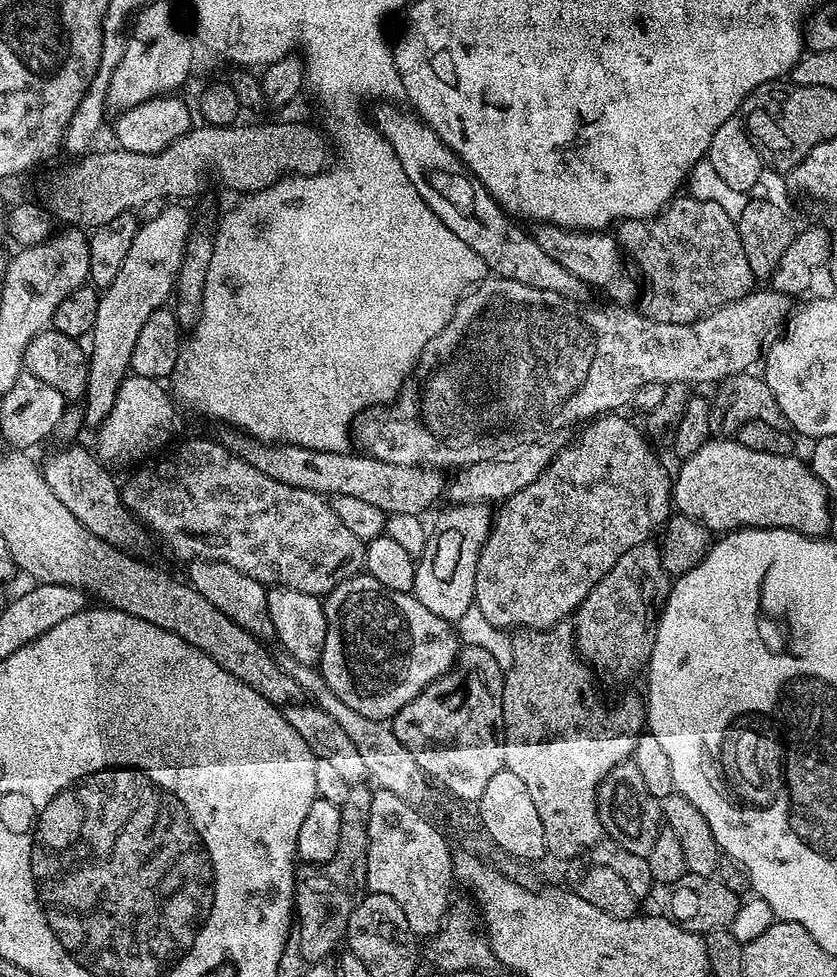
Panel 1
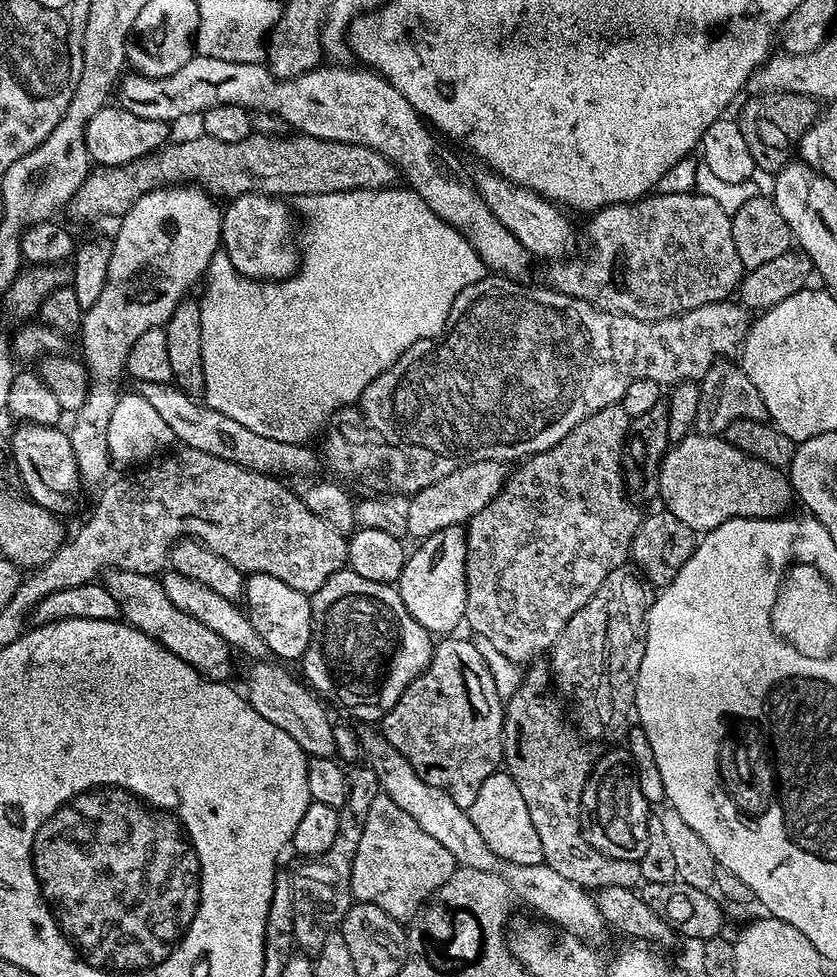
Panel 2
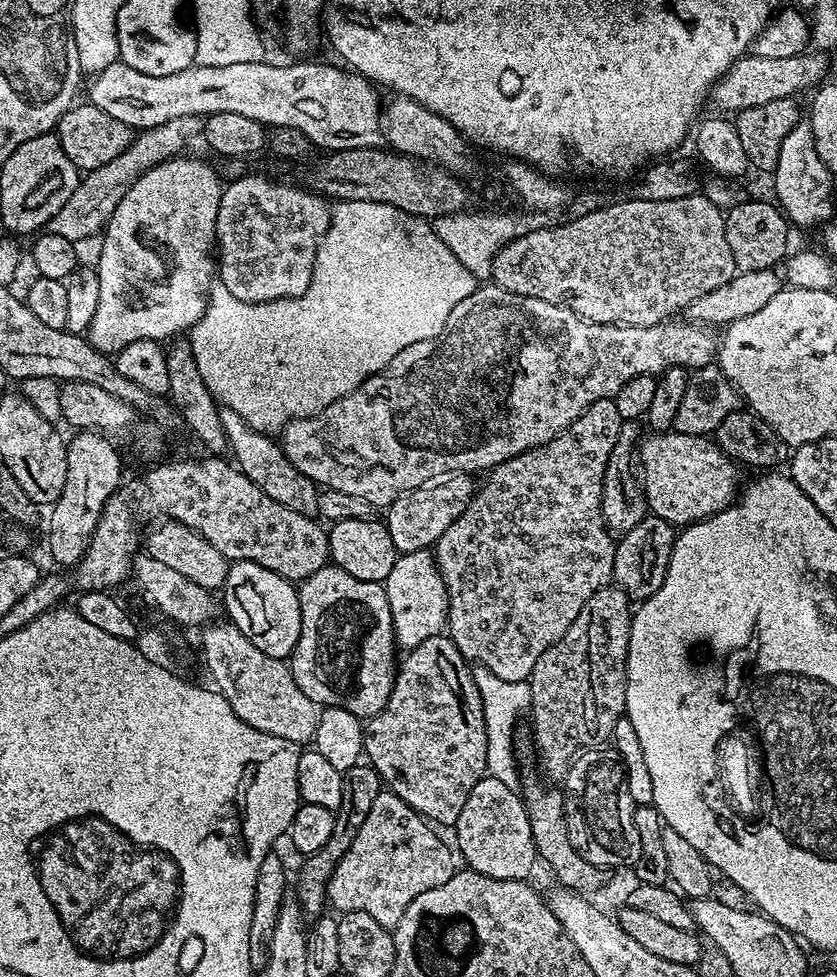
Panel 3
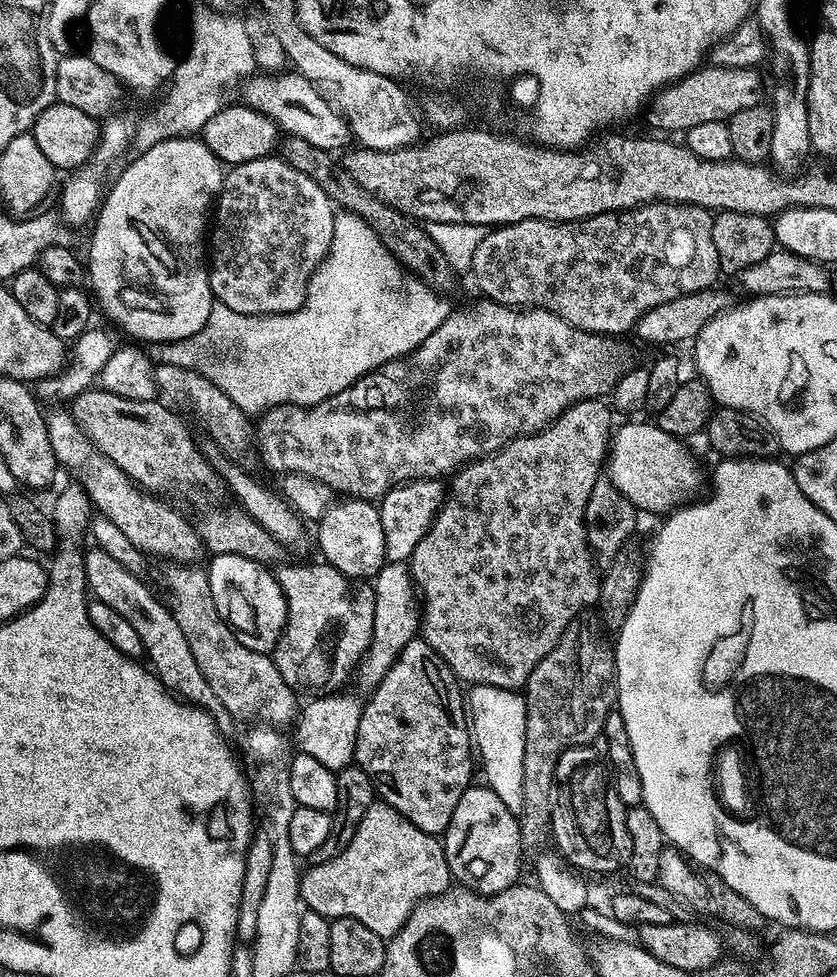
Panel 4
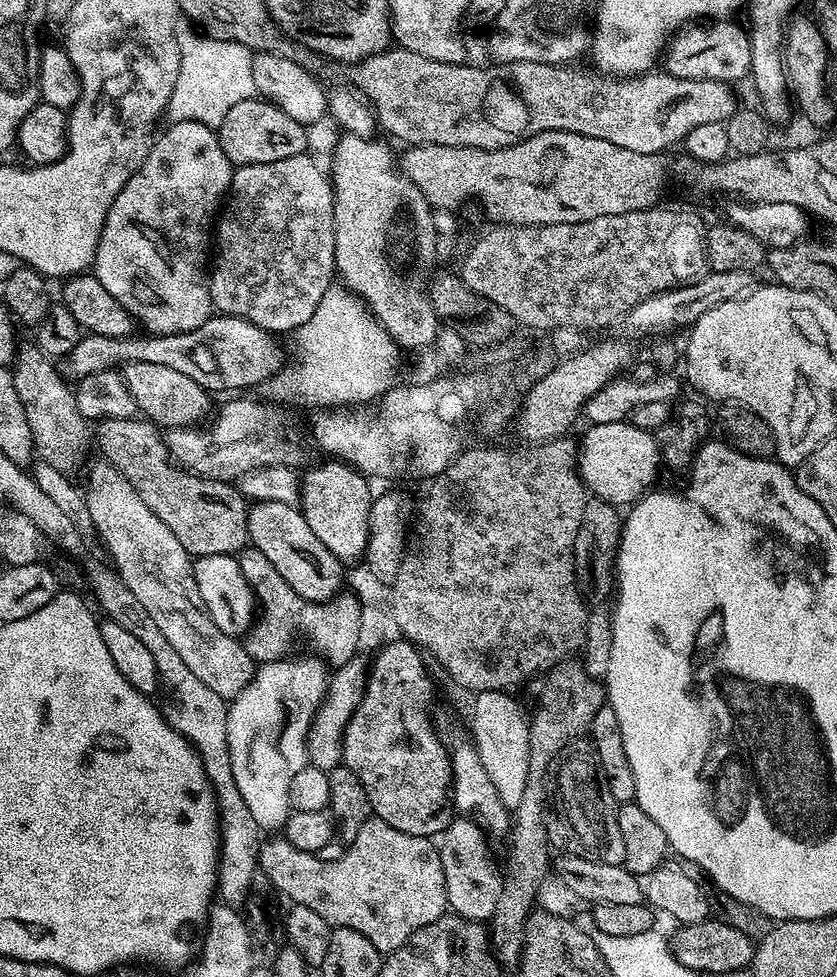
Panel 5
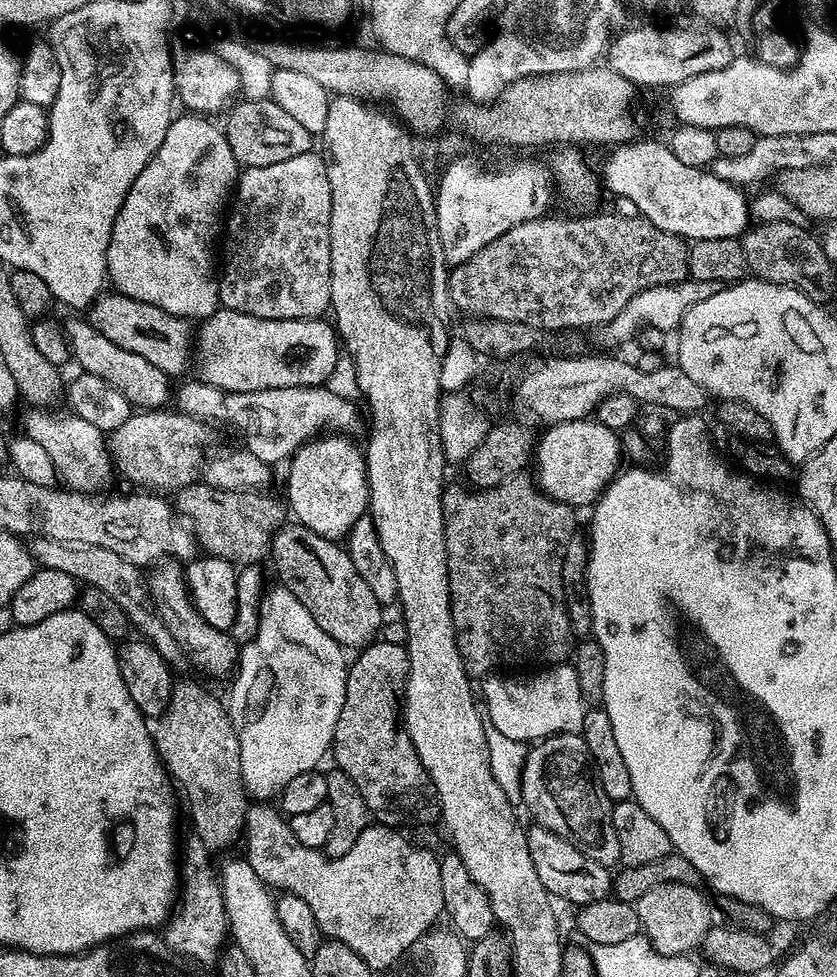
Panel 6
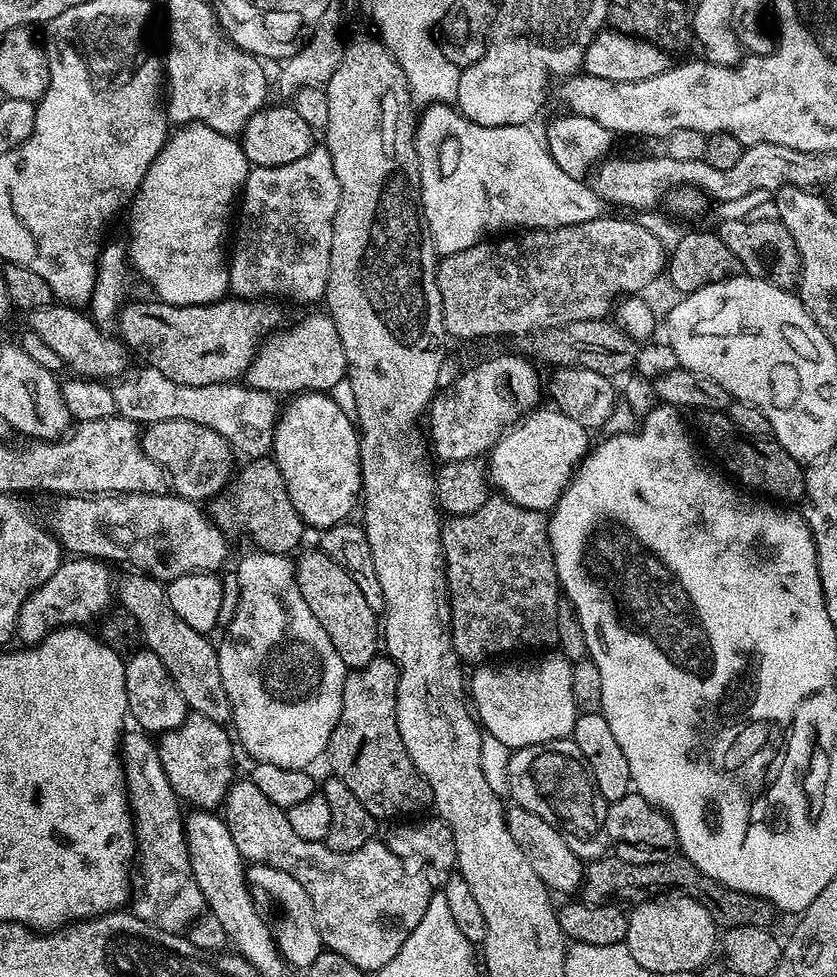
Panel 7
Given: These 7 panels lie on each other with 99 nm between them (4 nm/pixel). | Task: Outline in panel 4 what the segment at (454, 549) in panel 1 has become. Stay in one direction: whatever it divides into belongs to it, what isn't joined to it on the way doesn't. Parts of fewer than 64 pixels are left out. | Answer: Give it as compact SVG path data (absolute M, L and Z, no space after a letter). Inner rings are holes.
M385 563L371 581L371 586L374 590L374 630L370 644L354 671L354 682L356 680L358 685L366 686L368 690L376 688L382 678L386 678L386 670L394 666L406 642L410 642L418 632L418 616L415 611L412 613L413 593L410 591L410 568L407 563Z

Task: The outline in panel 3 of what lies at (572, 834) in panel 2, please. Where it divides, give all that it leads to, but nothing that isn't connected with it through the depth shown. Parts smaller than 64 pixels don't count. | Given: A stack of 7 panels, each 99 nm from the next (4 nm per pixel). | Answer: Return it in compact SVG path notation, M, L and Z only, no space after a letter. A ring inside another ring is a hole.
M528 775L523 777L522 784L522 799L524 805L528 808L530 830L534 838L537 857L543 863L544 860L548 863L549 870L556 875L557 880L555 881L559 884L559 887L577 894L592 894L588 892L598 891L607 882L609 873L603 868L586 862L586 858L582 858L582 854L578 854L578 850L570 842L566 822L564 821L565 793L559 787L556 789L556 786L543 788L542 785L536 784L534 777Z

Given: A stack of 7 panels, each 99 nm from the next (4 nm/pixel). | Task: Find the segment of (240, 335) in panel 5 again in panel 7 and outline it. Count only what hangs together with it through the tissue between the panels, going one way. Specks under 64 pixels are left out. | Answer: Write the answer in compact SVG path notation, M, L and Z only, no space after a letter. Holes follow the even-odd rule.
M308 316L272 337L265 339L257 347L255 356L248 366L246 383L249 388L257 388L263 392L281 394L303 394L305 392L331 393L331 388L343 385L346 380L348 363L342 350L342 338L338 338L338 330L331 316Z

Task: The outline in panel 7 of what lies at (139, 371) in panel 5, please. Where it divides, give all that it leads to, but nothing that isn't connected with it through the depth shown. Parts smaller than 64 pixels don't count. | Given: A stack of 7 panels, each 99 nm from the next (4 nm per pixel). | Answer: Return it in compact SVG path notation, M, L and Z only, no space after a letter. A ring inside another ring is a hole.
M54 302L48 308L30 313L31 331L37 332L57 352L58 358L62 358L64 365L76 371L73 373L77 377L105 382L123 377L129 371L130 353L127 347L115 335L103 336L99 326L80 312L83 311L79 307Z

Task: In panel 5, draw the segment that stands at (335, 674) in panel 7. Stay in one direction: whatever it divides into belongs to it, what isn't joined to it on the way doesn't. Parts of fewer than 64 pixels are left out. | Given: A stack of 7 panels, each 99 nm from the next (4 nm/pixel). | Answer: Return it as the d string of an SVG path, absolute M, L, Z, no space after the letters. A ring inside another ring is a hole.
M289 655L279 660L269 660L261 663L252 673L252 681L231 697L226 718L226 742L230 746L230 766L234 770L234 782L238 791L250 806L250 814L254 814L254 822L268 834L283 829L288 821L290 811L290 778L298 774L309 763L307 754L307 732L311 720L324 698L330 677L325 661L319 655L308 656Z

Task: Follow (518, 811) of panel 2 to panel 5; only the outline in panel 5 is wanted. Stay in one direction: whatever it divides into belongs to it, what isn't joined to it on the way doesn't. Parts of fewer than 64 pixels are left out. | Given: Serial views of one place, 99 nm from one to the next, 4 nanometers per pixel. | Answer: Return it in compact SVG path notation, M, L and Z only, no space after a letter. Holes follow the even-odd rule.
M453 819L438 837L442 874L446 878L448 906L455 915L464 920L488 922L498 906L502 876L501 873L496 873L496 868L492 865L492 856L488 853L489 837L484 829L475 819L456 819Z

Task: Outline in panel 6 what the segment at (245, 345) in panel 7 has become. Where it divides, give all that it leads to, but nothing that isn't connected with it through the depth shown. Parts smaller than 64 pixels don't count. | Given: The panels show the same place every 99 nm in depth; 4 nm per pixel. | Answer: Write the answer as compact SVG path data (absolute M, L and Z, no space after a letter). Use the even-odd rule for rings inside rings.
M101 294L87 309L86 319L114 346L122 346L122 350L130 350L130 354L138 354L158 366L165 377L180 376L189 371L190 361L194 356L194 328L182 316L166 314L166 310L158 310L158 306L150 306L146 302L138 302L129 296L119 294Z

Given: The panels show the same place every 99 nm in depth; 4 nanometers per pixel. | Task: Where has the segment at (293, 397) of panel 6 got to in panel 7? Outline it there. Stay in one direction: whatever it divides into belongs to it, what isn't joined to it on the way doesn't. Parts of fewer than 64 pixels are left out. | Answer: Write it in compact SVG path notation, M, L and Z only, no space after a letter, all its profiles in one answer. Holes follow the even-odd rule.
M144 366L141 369L136 376L117 379L111 385L114 406L119 415L134 421L137 426L171 420L194 422L200 429L209 428L222 434L229 446L248 460L258 460L269 455L278 421L277 397L273 393L249 388L244 382L186 386L166 378L166 374L157 368Z

